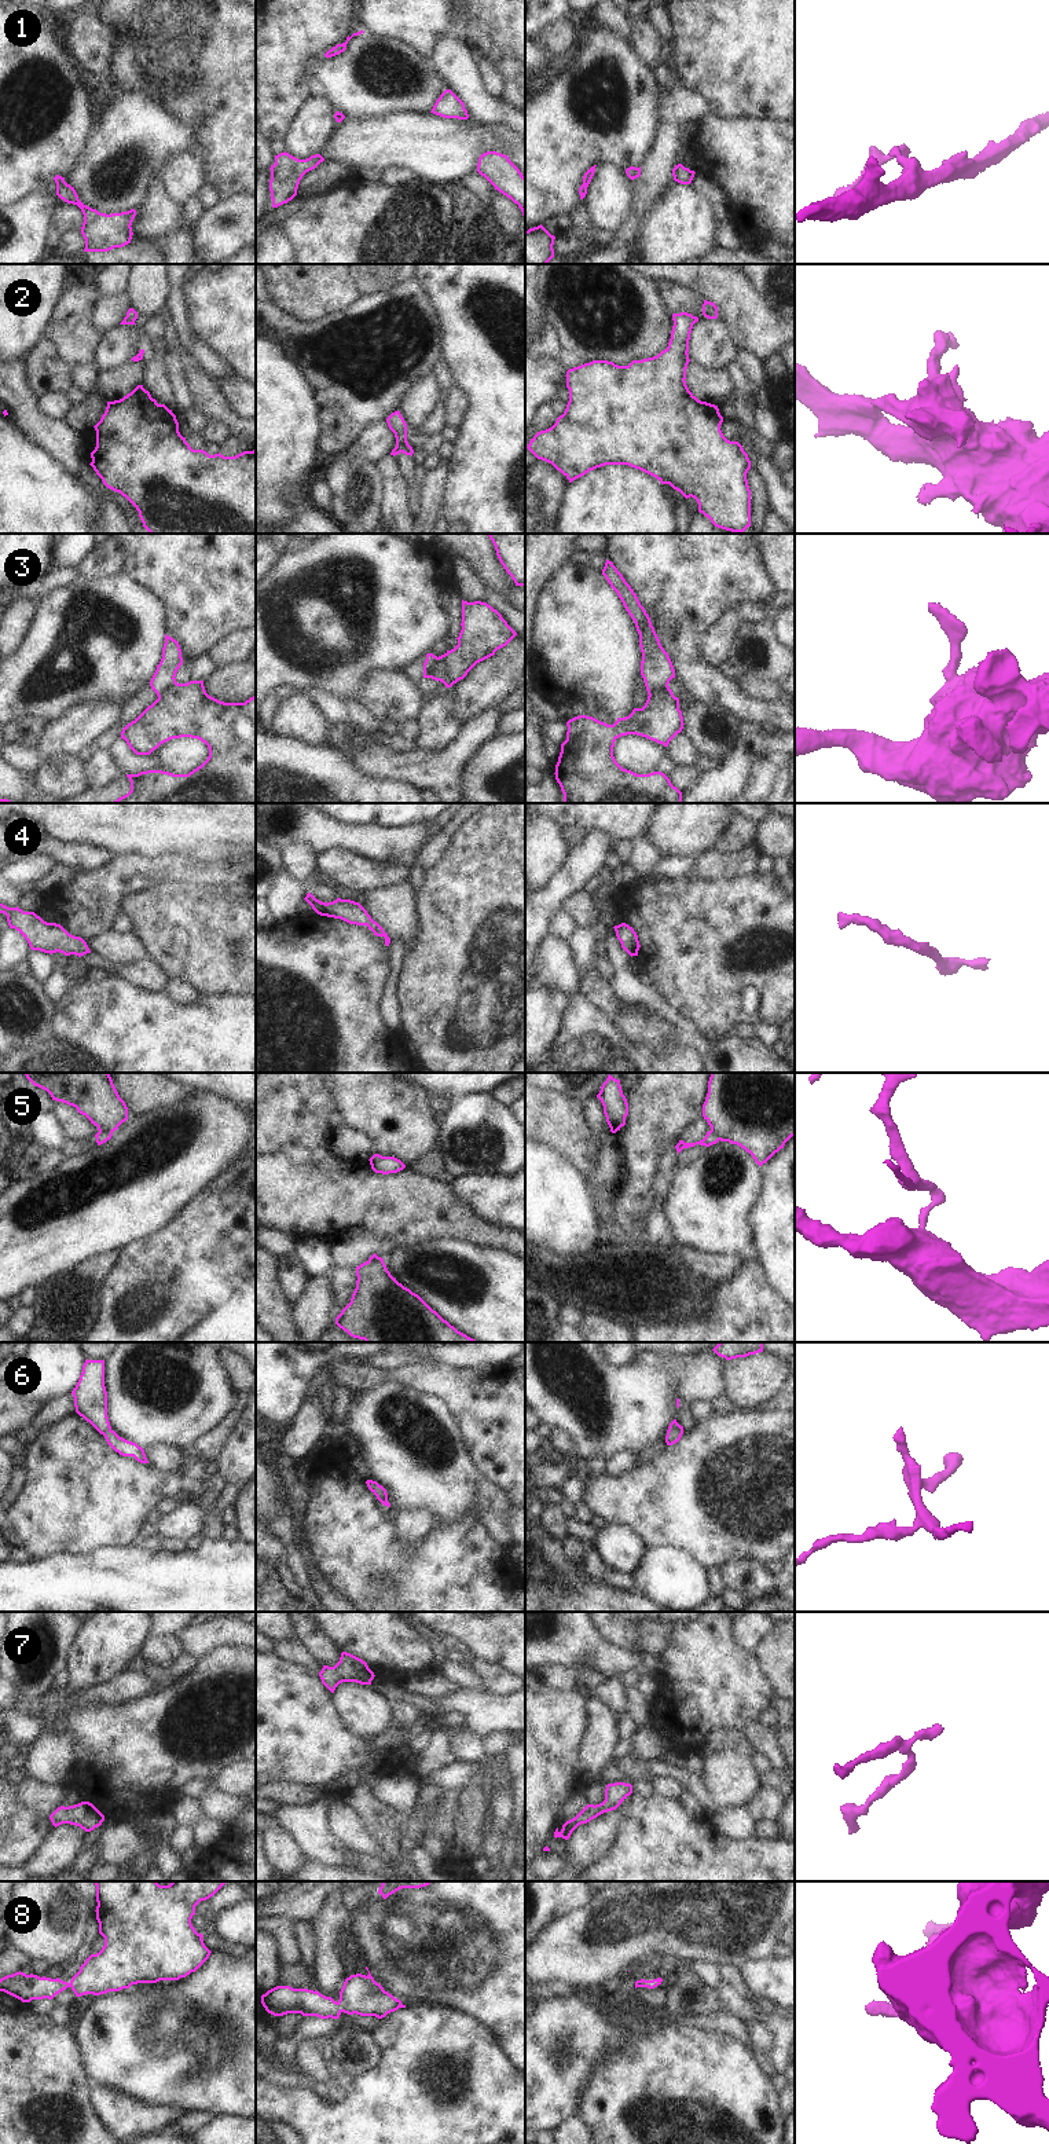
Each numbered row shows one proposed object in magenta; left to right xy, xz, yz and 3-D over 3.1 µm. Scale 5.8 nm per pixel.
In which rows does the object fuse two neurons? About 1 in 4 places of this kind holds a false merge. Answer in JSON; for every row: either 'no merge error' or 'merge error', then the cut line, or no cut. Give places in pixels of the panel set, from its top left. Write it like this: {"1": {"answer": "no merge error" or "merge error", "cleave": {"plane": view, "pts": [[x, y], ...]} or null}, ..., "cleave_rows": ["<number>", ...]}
{"1": {"answer": "no merge error", "cleave": null}, "2": {"answer": "no merge error", "cleave": null}, "3": {"answer": "merge error", "cleave": {"plane": "xy", "pts": [[176, 682], [169, 685], [158, 697]]}}, "4": {"answer": "no merge error", "cleave": null}, "5": {"answer": "merge error", "cleave": {"plane": "xy", "pts": [[99, 1131], [109, 1131], [112, 1133]]}}, "6": {"answer": "no merge error", "cleave": null}, "7": {"answer": "no merge error", "cleave": null}, "8": {"answer": "no merge error", "cleave": null}, "cleave_rows": ["3", "5"]}

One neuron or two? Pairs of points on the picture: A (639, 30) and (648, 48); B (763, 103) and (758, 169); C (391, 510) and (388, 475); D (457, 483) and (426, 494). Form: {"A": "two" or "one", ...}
{"A": "one", "B": "two", "C": "one", "D": "two"}

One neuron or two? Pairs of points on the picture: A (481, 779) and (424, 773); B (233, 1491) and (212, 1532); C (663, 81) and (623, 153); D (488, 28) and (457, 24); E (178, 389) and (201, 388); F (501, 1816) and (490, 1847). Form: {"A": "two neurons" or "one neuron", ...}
{"A": "two neurons", "B": "one neuron", "C": "two neurons", "D": "two neurons", "E": "two neurons", "F": "one neuron"}

